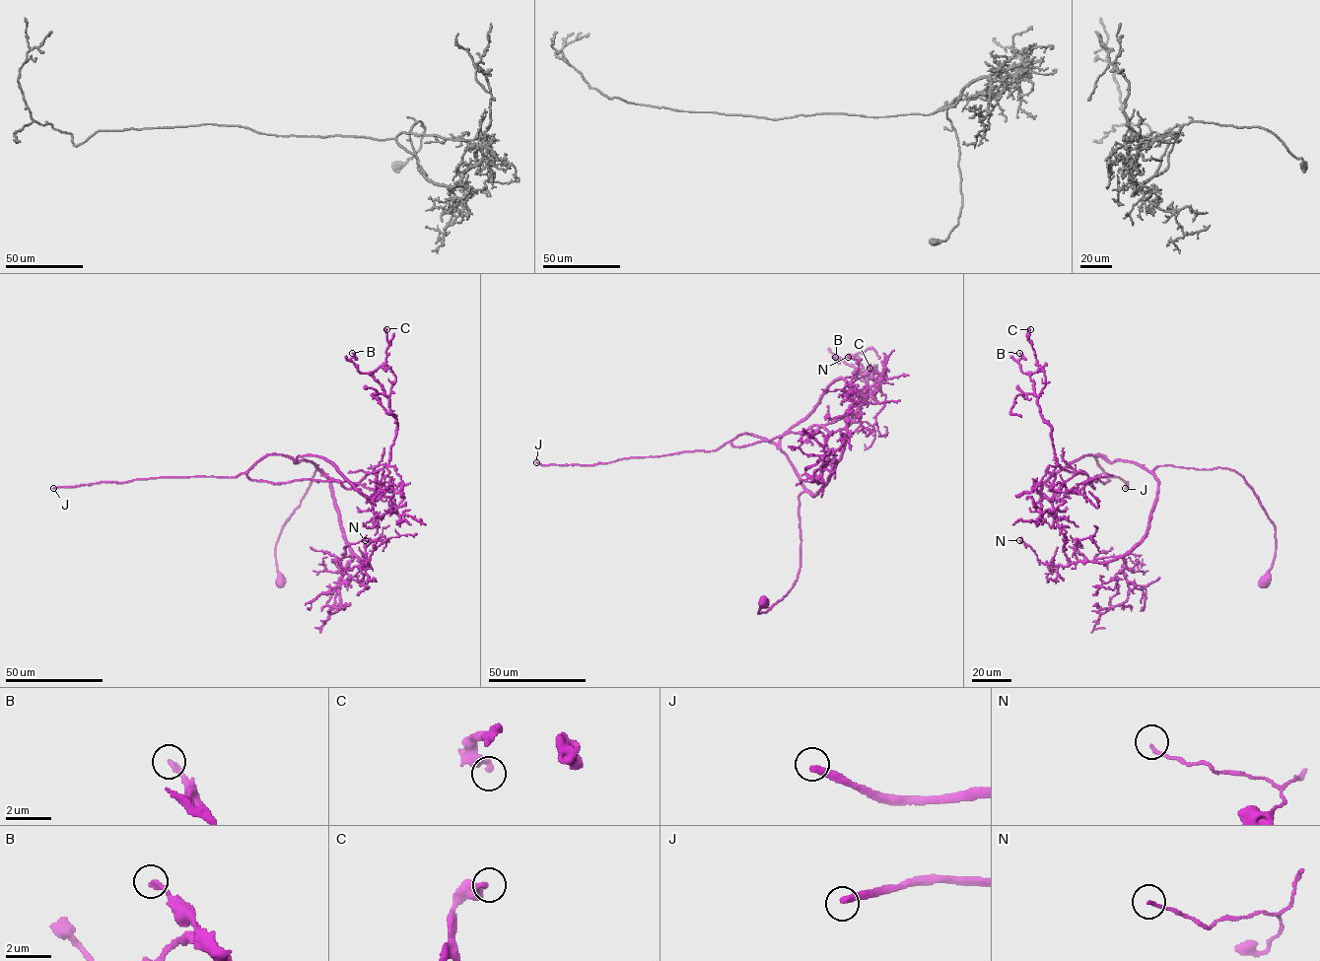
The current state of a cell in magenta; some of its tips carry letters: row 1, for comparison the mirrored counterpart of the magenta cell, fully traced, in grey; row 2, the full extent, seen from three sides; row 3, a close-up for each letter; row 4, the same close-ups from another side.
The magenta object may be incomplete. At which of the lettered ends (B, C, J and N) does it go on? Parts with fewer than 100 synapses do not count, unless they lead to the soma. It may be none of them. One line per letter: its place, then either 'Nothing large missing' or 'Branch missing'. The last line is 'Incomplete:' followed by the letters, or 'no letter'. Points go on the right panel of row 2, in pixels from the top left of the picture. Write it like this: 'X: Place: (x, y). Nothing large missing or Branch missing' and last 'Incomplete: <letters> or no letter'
B: Place: (1019, 353). Nothing large missing
C: Place: (1030, 329). Nothing large missing
J: Place: (1125, 488). Branch missing
N: Place: (1019, 540). Nothing large missing
Incomplete: J

